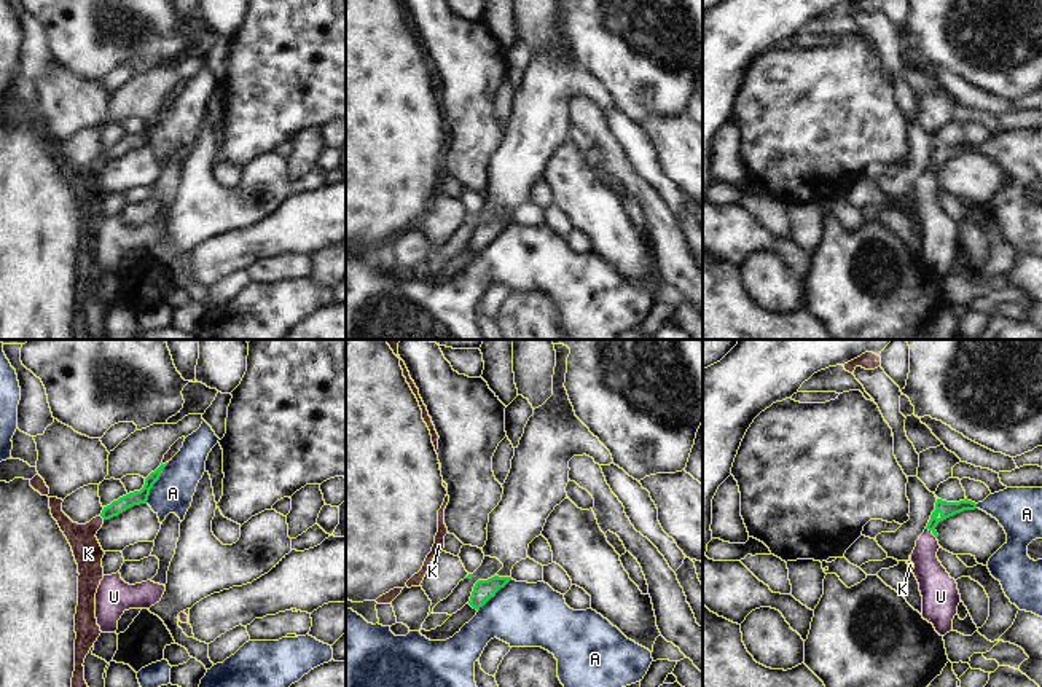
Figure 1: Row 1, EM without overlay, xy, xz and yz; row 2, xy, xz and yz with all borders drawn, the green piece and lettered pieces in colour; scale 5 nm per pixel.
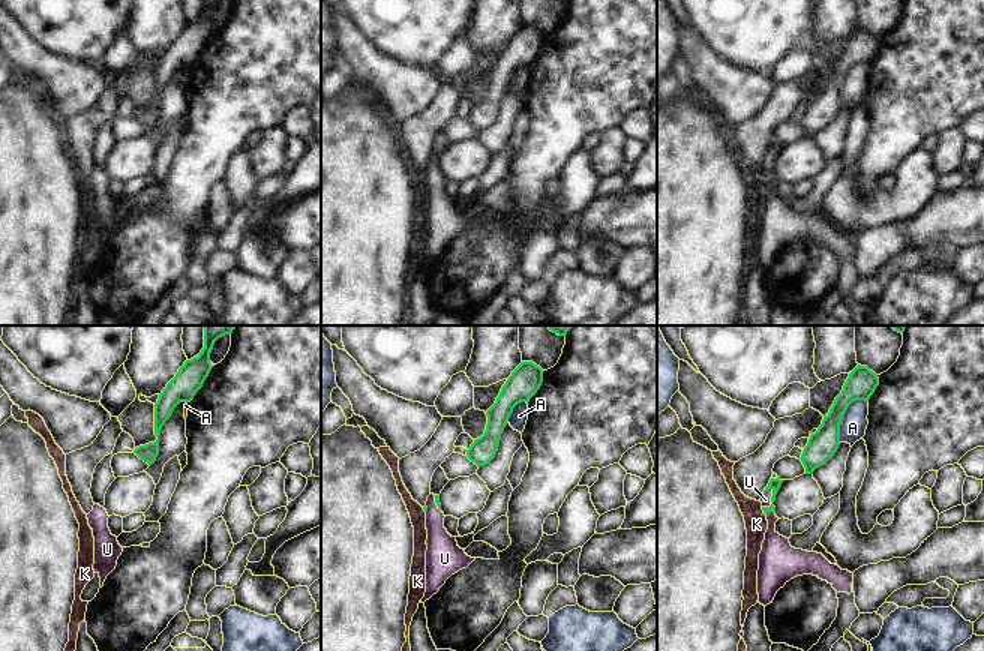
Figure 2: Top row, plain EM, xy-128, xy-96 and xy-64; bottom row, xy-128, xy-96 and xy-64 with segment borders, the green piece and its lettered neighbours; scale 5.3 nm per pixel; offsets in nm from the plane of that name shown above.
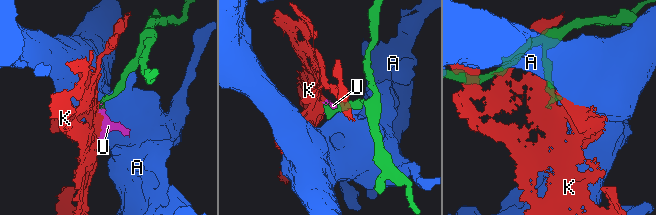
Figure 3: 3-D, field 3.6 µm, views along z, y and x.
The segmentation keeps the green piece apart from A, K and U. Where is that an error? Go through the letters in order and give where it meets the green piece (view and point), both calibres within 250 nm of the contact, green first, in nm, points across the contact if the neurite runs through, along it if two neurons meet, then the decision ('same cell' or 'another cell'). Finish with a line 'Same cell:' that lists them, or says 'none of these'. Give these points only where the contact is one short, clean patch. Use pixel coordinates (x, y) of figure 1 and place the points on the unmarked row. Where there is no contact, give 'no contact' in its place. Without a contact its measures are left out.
A: contact xy (156, 123); calibres 70 and 200 nm; another cell
K: contact xy (102, 160); calibres 70 and 150 nm; border xy (101, 158), (104, 161); another cell
U: contact yz (932, 176); calibres 80 and 160 nm; way yz (945, 152), (932, 168), (932, 176), (929, 215), (934, 225); same cell
Same cell: U

